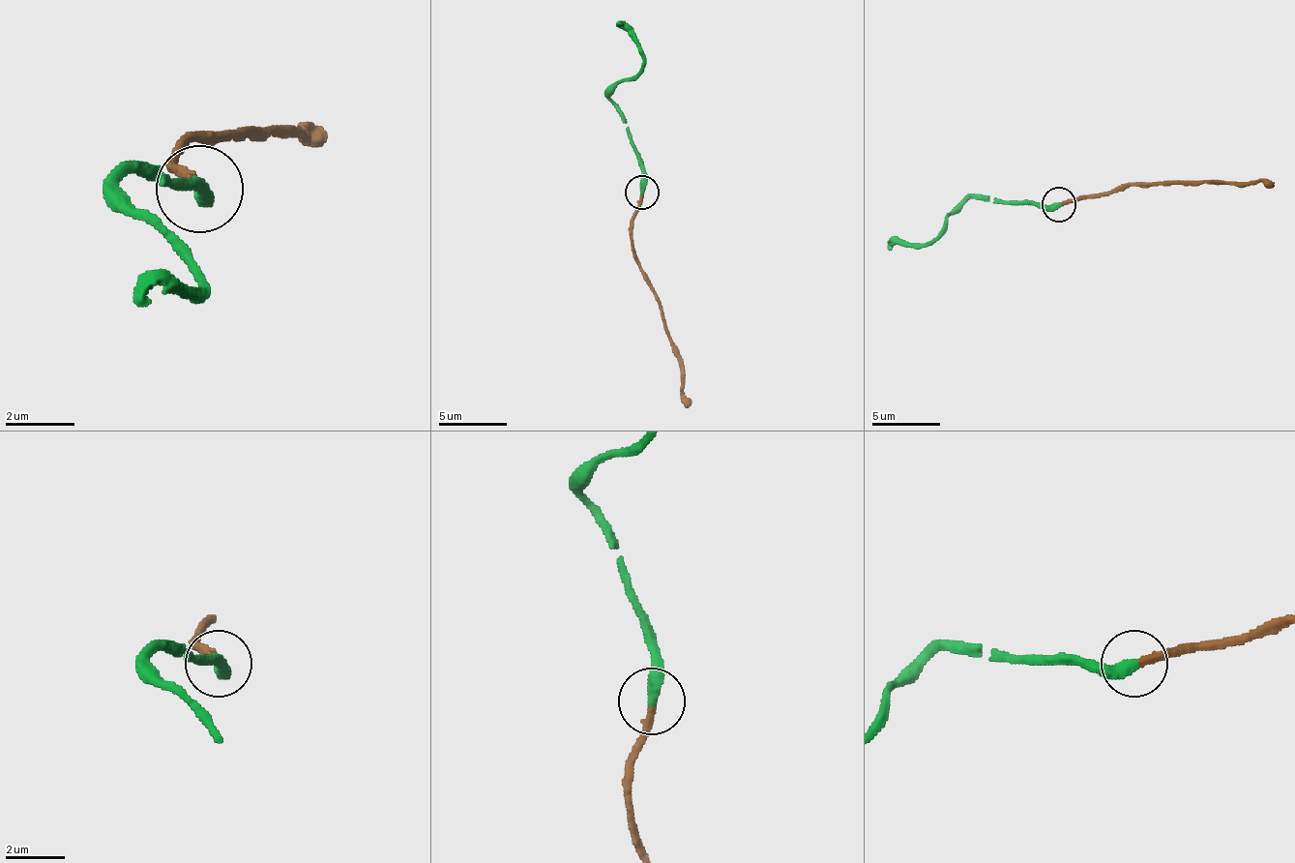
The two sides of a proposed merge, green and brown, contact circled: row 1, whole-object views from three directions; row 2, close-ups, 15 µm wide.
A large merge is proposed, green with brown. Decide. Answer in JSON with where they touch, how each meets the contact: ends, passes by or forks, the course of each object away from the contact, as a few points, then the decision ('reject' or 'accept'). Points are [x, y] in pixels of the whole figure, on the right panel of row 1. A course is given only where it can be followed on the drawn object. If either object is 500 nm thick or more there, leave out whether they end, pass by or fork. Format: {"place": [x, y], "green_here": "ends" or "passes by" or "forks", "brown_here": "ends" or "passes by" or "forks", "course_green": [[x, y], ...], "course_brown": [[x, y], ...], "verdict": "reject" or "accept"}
{"place": [1059, 204], "green_here": "ends", "brown_here": "ends", "course_green": [[1058, 205], [1024, 205], [966, 198], [926, 246], [888, 249]], "course_brown": [[1061, 205], [1112, 194], [1133, 185], [1275, 181]], "verdict": "accept"}

